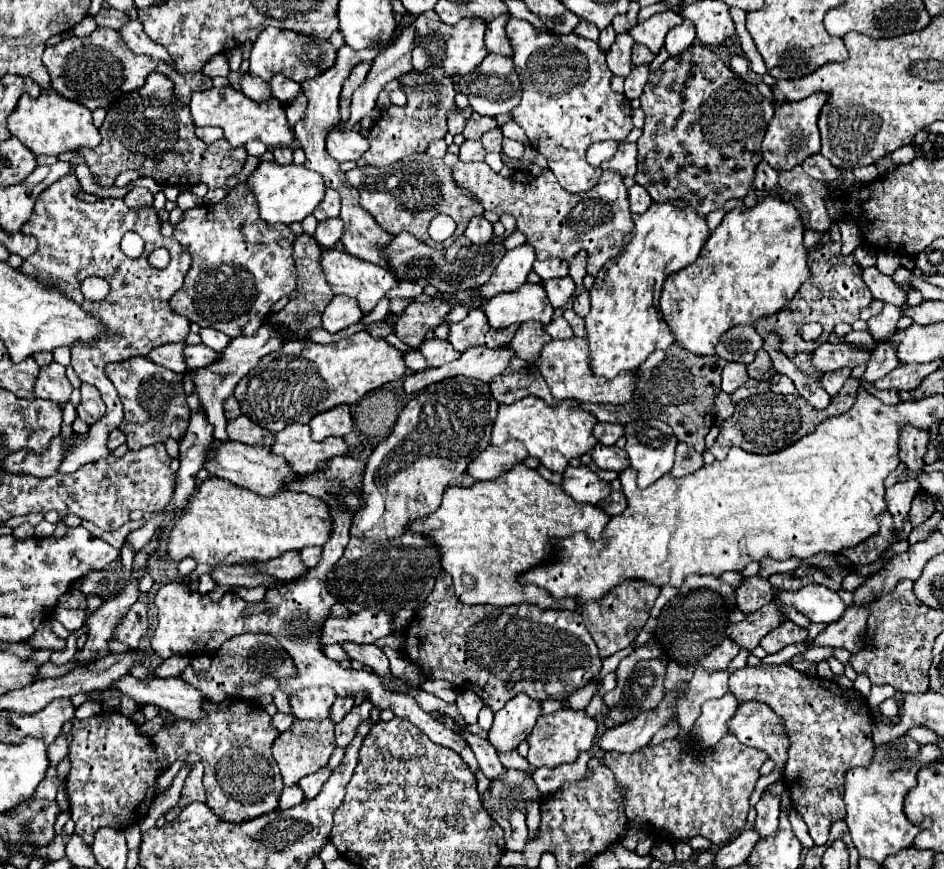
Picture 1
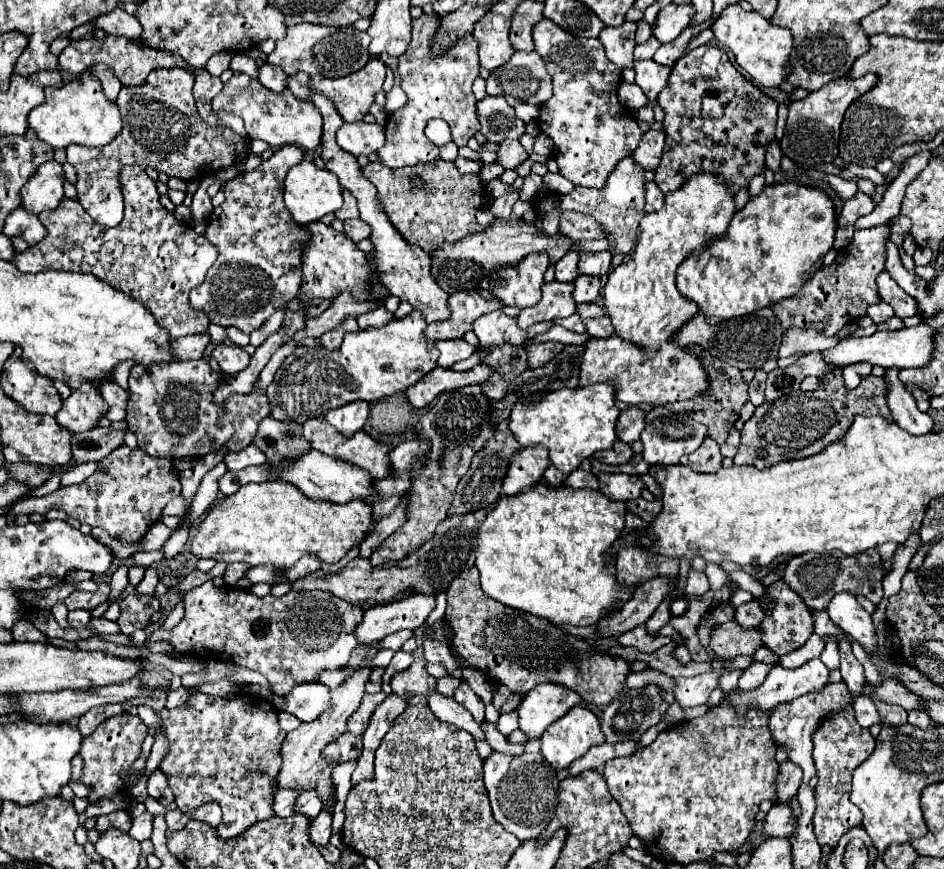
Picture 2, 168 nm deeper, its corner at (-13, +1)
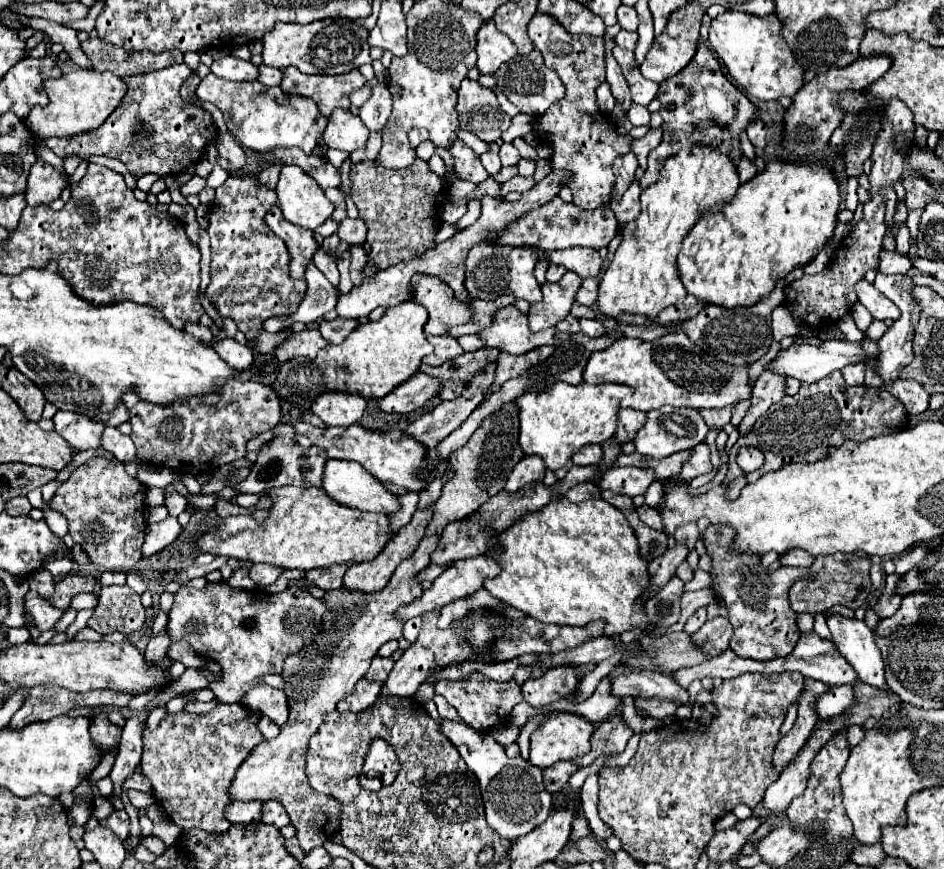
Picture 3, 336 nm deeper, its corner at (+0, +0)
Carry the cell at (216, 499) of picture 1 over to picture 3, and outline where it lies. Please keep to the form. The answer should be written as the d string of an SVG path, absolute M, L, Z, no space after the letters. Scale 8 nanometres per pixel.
M279 487L271 489L269 497L273 499L273 507L269 509L265 527L261 527L251 515L221 519L219 529L205 533L199 539L199 549L211 555L309 571L335 563L373 561L395 535L387 515L343 507L337 501L331 501L331 497L319 487Z

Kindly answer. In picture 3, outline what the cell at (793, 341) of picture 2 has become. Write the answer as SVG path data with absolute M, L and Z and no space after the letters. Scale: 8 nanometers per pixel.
M779 305L773 313L773 337L775 337L775 341L781 341L783 337L789 337L795 333L799 333L799 325L795 325L787 307Z

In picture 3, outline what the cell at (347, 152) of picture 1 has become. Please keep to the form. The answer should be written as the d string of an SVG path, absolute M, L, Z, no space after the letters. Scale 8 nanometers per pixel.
M335 109L335 113L331 113L329 125L323 133L327 147L341 149L347 153L365 147L367 137L369 137L369 129L363 125L363 121L345 109Z

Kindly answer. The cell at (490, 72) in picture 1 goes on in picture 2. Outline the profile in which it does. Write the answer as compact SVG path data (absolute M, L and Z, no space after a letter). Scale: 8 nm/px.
M514 52L504 66L492 70L490 76L486 78L486 94L504 96L504 100L510 106L516 106L520 102L538 106L552 96L552 78L546 72L544 60L536 52Z

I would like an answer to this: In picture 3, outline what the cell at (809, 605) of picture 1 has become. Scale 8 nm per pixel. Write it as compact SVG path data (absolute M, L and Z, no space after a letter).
M833 615L827 619L827 625L833 633L833 641L839 653L851 663L859 679L871 687L889 691L883 659L875 645L873 631L867 627L867 623Z

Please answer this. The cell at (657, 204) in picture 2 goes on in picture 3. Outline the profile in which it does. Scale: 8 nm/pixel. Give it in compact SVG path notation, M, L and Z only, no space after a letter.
M633 181L629 185L629 189L623 193L621 199L611 201L611 209L613 209L613 213L615 213L615 217L617 217L617 221L621 225L629 223L631 219L635 219L639 215L639 211L641 211L641 207L639 207L639 193L641 193L641 187L639 187L637 181Z

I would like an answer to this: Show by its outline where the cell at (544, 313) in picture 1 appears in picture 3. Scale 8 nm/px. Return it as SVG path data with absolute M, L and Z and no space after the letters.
M567 271L559 283L545 283L543 285L543 301L531 305L529 311L529 329L541 331L555 327L559 321L563 321L571 305L575 303L575 295L581 285L581 277L573 271Z

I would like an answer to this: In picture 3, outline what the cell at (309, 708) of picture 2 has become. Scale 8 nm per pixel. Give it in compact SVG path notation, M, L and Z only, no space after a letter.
M257 685L245 695L245 703L253 713L269 717L275 725L283 725L287 721L287 697L281 689L273 689L269 685Z

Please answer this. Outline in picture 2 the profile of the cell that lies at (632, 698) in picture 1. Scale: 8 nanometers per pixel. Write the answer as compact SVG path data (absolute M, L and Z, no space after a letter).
M648 684L636 690L622 690L616 700L612 700L602 714L602 732L606 742L620 740L638 740L650 726L656 726L660 718L666 714L668 702L664 702L664 690L658 684Z

